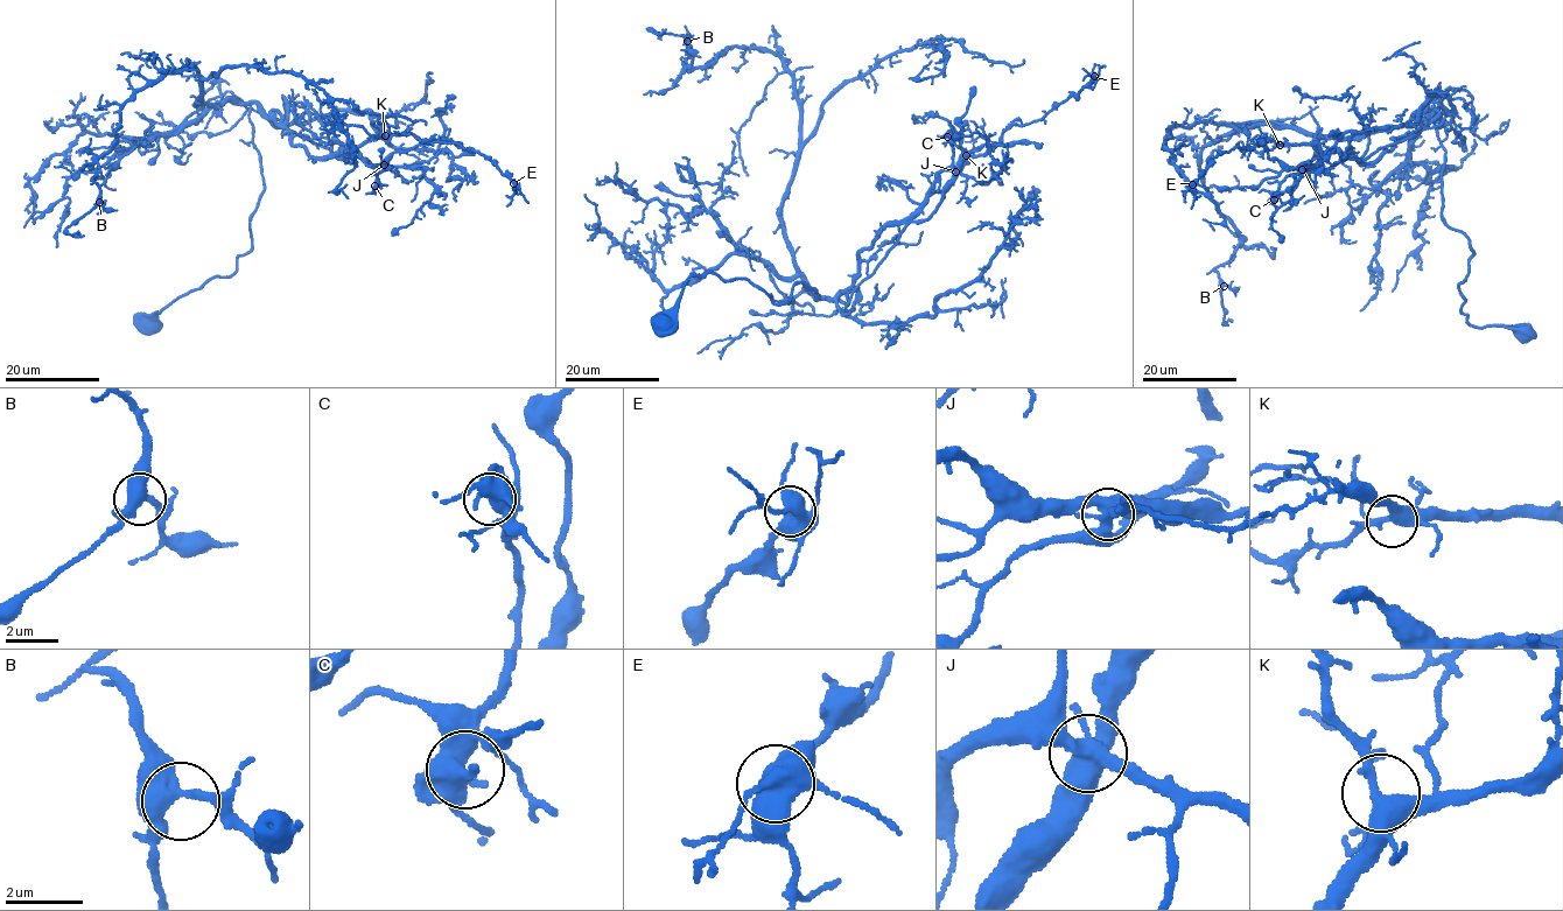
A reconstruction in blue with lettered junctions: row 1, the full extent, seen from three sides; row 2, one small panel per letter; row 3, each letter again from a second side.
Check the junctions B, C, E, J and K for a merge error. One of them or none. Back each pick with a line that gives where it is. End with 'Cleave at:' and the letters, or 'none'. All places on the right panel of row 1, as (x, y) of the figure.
Cleave at: none

